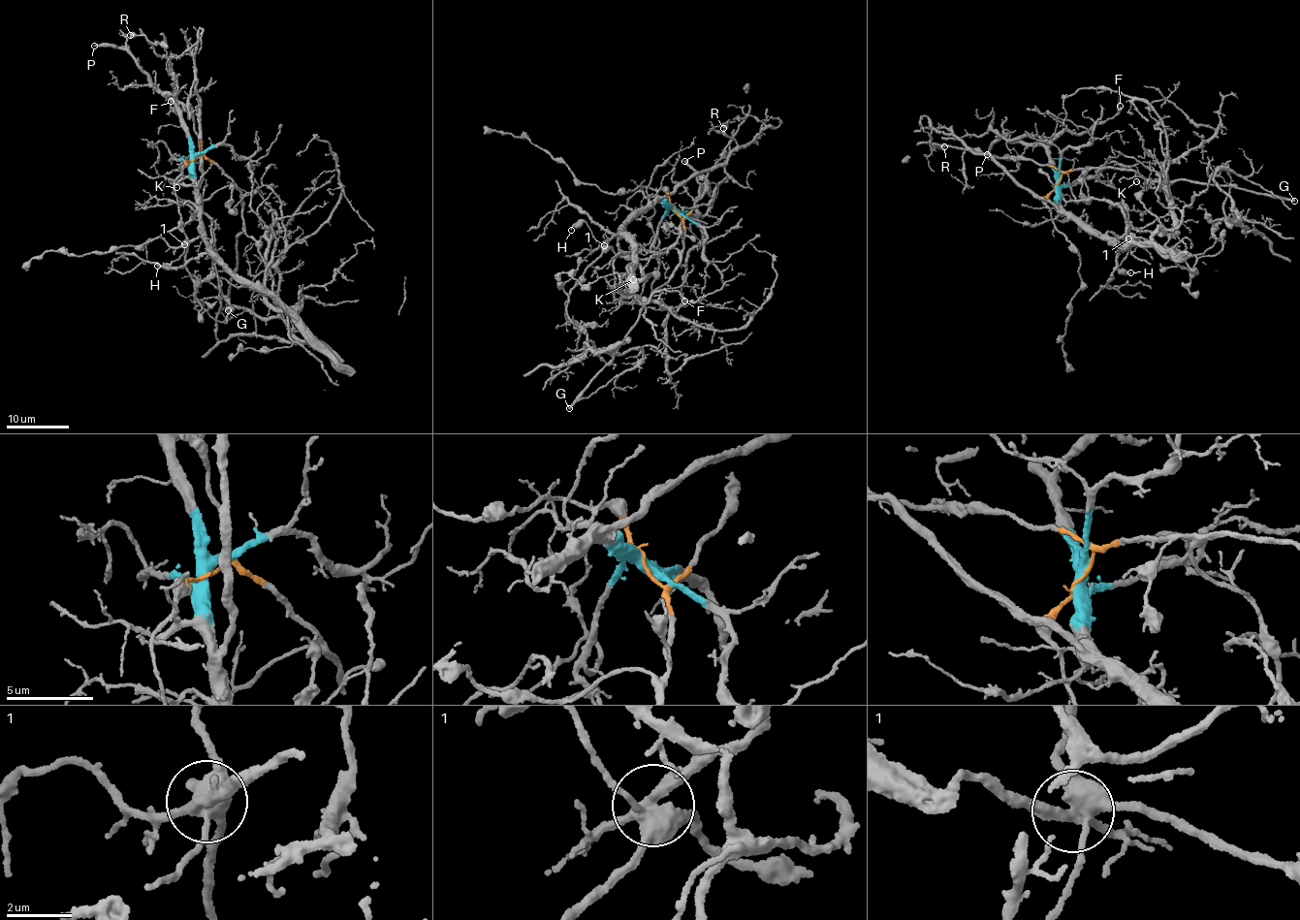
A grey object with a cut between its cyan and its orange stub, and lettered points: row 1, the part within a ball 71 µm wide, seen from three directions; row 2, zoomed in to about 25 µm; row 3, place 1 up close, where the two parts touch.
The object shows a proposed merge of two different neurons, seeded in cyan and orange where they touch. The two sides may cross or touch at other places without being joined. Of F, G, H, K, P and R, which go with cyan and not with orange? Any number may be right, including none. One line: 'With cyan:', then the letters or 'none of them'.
With cyan: F, K, P

